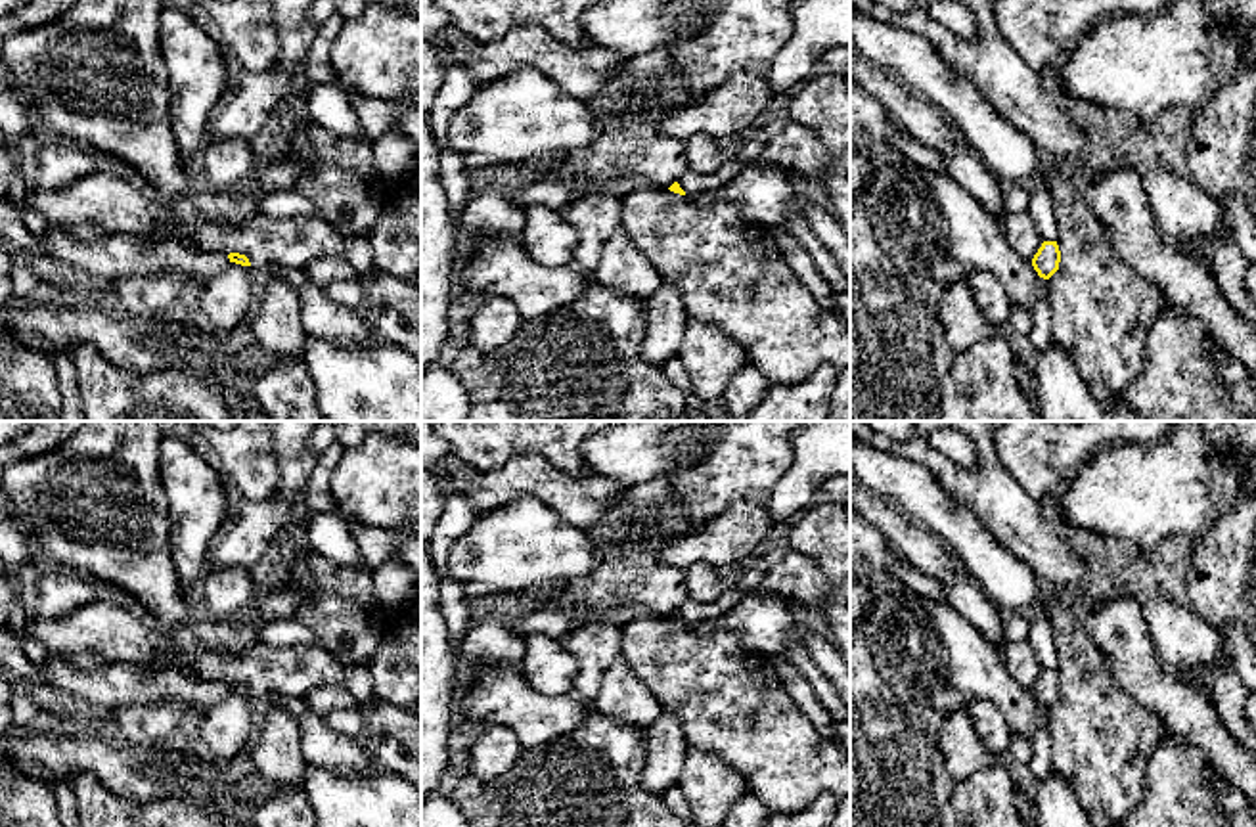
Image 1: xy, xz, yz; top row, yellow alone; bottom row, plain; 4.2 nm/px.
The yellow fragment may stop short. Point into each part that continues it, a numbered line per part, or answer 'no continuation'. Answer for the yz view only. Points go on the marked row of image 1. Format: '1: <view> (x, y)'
no continuation

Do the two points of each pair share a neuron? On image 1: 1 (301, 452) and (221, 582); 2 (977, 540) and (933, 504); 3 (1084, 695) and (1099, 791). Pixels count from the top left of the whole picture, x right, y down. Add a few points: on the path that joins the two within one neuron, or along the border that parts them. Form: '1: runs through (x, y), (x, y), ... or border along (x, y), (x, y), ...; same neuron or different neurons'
1: border along (249, 569), (213, 567), (207, 571); different neurons
2: runs through (965, 536), (944, 515); same neuron
3: runs through (1092, 718), (1092, 728), (1099, 737), (1099, 768); same neuron

